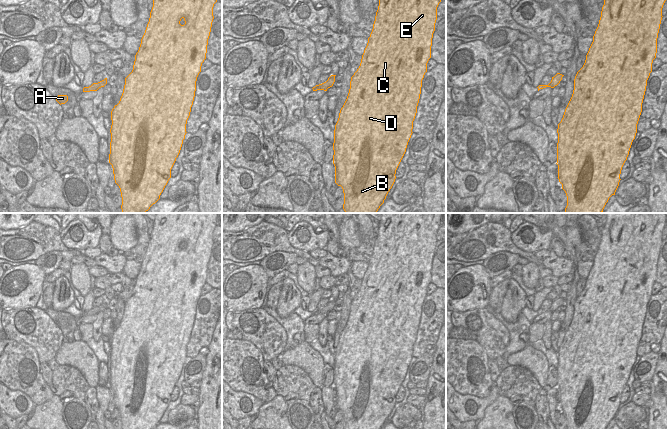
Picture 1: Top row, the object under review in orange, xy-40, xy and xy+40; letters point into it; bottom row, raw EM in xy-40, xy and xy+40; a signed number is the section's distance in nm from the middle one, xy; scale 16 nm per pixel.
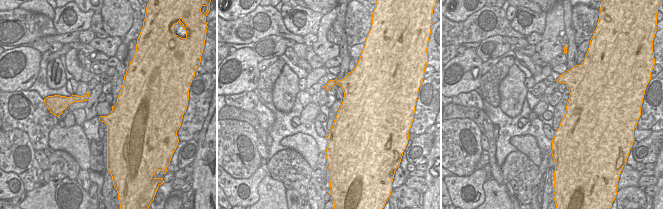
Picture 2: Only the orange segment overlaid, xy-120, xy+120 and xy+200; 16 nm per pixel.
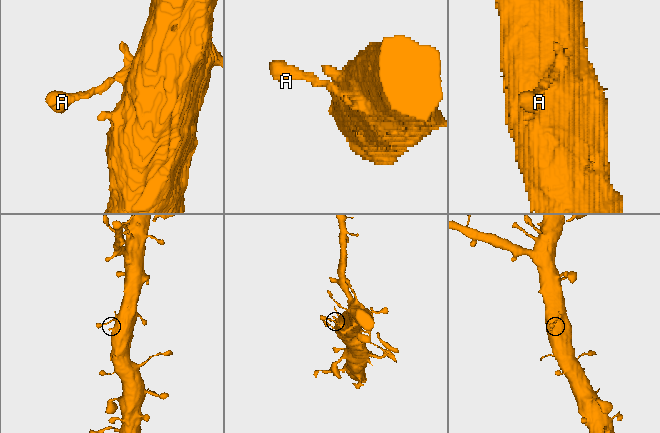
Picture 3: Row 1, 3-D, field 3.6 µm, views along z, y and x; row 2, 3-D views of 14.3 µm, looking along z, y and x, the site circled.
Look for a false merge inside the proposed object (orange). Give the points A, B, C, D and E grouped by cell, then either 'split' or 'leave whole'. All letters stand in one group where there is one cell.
A B C D E; leave whole

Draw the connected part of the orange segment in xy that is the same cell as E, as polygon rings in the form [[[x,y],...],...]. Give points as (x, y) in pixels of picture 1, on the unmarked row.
[[[382,213],[379,221],[379,230],[376,236],[373,253],[368,262],[367,270],[362,279],[357,295],[351,301],[350,313],[347,323],[340,334],[338,345],[334,354],[333,388],[335,390],[335,407],[341,410],[344,417],[343,429],[382,429],[396,403],[396,394],[406,376],[408,366],[412,359],[413,345],[417,337],[420,323],[422,304],[427,296],[427,287],[431,282],[431,270],[435,247],[437,244],[437,231],[441,226],[442,213]]]

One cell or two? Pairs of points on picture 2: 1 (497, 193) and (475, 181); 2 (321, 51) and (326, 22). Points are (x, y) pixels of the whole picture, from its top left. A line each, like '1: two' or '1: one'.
1: two
2: one

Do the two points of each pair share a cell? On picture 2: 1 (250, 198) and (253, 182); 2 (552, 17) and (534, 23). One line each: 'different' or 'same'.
1: same
2: different

